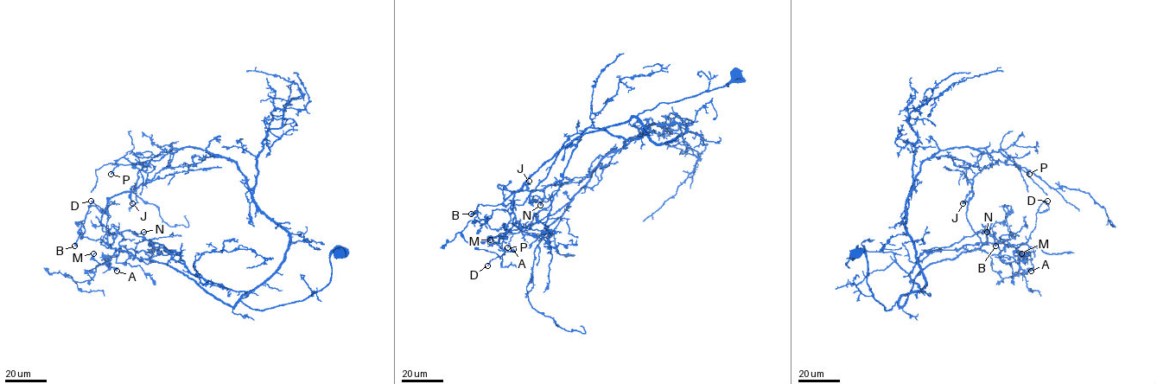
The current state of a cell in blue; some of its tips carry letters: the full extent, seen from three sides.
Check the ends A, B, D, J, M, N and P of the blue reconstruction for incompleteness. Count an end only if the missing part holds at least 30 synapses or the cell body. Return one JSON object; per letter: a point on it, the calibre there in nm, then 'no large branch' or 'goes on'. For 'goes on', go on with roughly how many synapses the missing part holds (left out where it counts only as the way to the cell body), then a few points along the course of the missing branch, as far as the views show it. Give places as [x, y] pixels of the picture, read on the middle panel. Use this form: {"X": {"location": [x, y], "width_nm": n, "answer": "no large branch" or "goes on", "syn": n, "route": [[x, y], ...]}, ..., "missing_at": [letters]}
{"A": {"location": [513, 249], "width_nm": 240, "answer": "no large branch"}, "B": {"location": [471, 214], "width_nm": 190, "answer": "no large branch"}, "D": {"location": [487, 265], "width_nm": 150, "answer": "no large branch"}, "J": {"location": [529, 181], "width_nm": 200, "answer": "no large branch"}, "M": {"location": [490, 240], "width_nm": 240, "answer": "no large branch"}, "N": {"location": [540, 205], "width_nm": 320, "answer": "no large branch"}, "P": {"location": [507, 247], "width_nm": 200, "answer": "no large branch"}, "missing_at": []}

